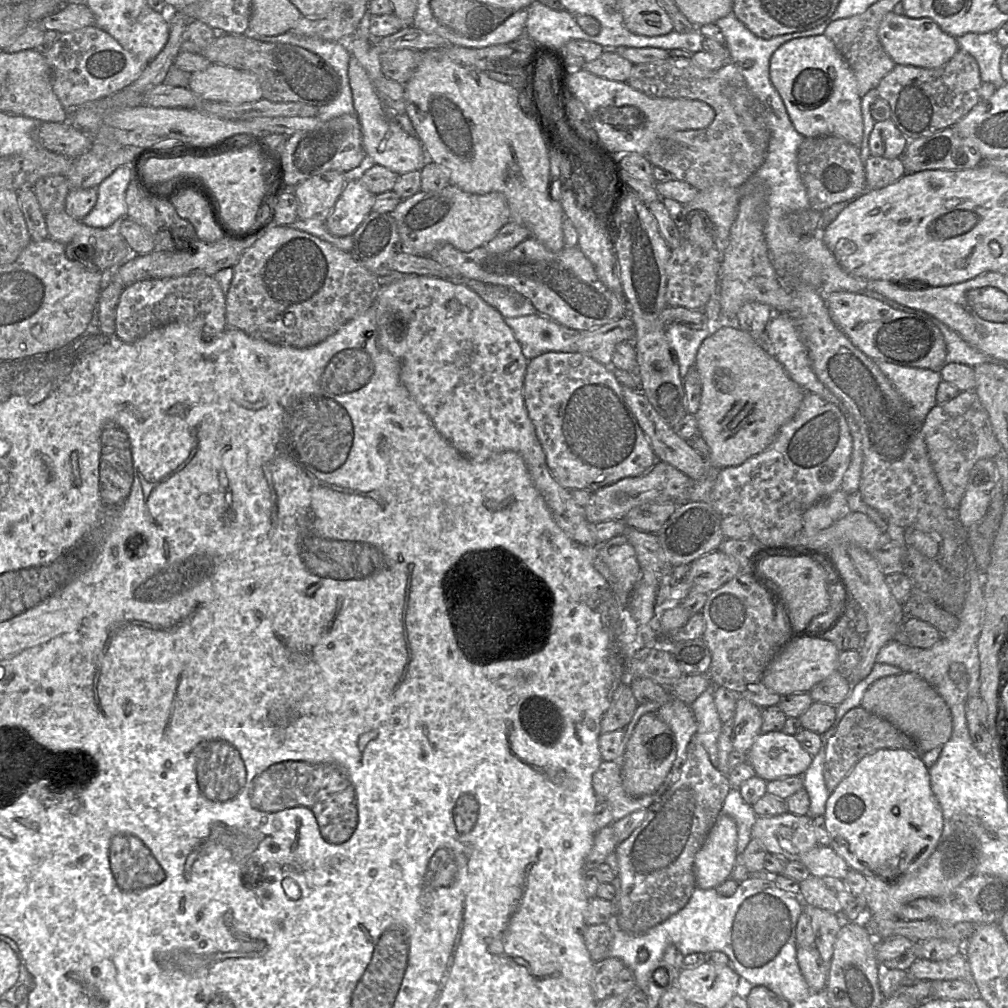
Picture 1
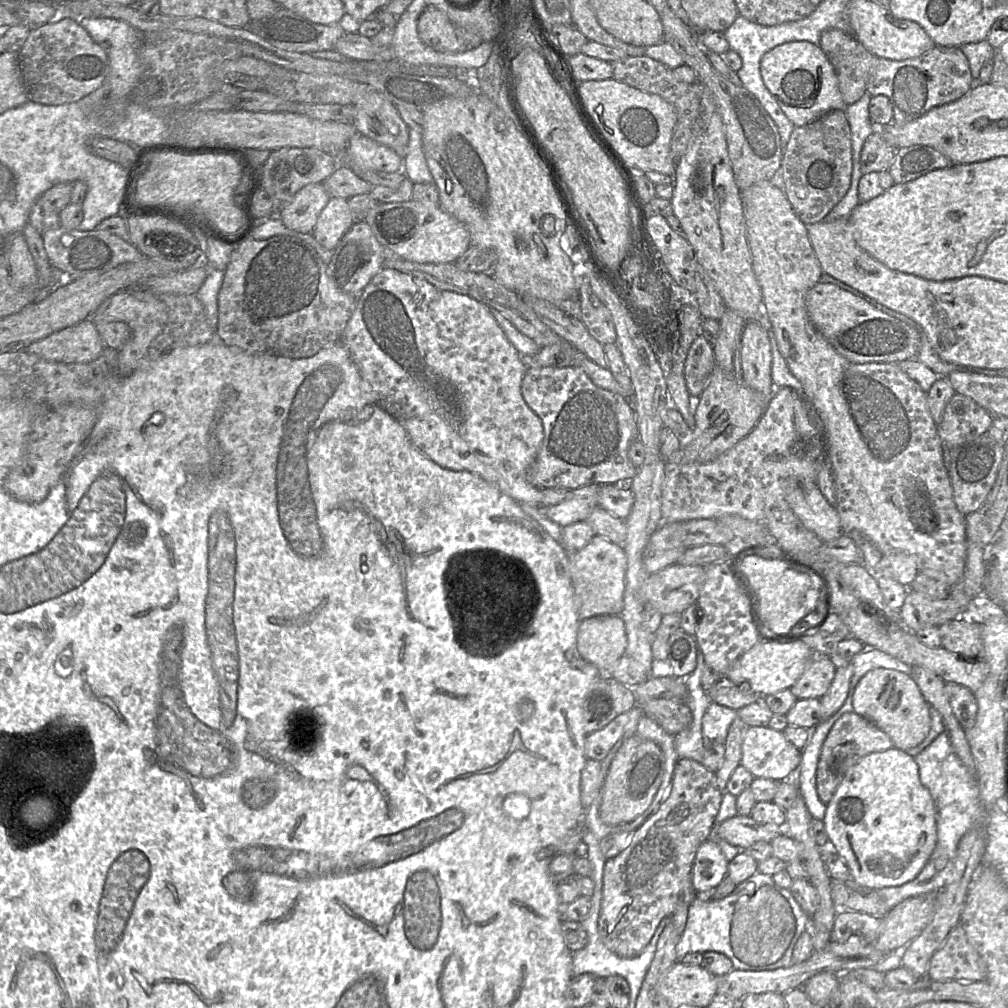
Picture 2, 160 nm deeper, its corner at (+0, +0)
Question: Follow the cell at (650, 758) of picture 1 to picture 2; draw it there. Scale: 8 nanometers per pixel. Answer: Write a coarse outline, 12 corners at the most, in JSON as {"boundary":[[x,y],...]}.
{"boundary":[[632,735],[613,758],[601,820],[630,822],[665,772],[660,746]]}

